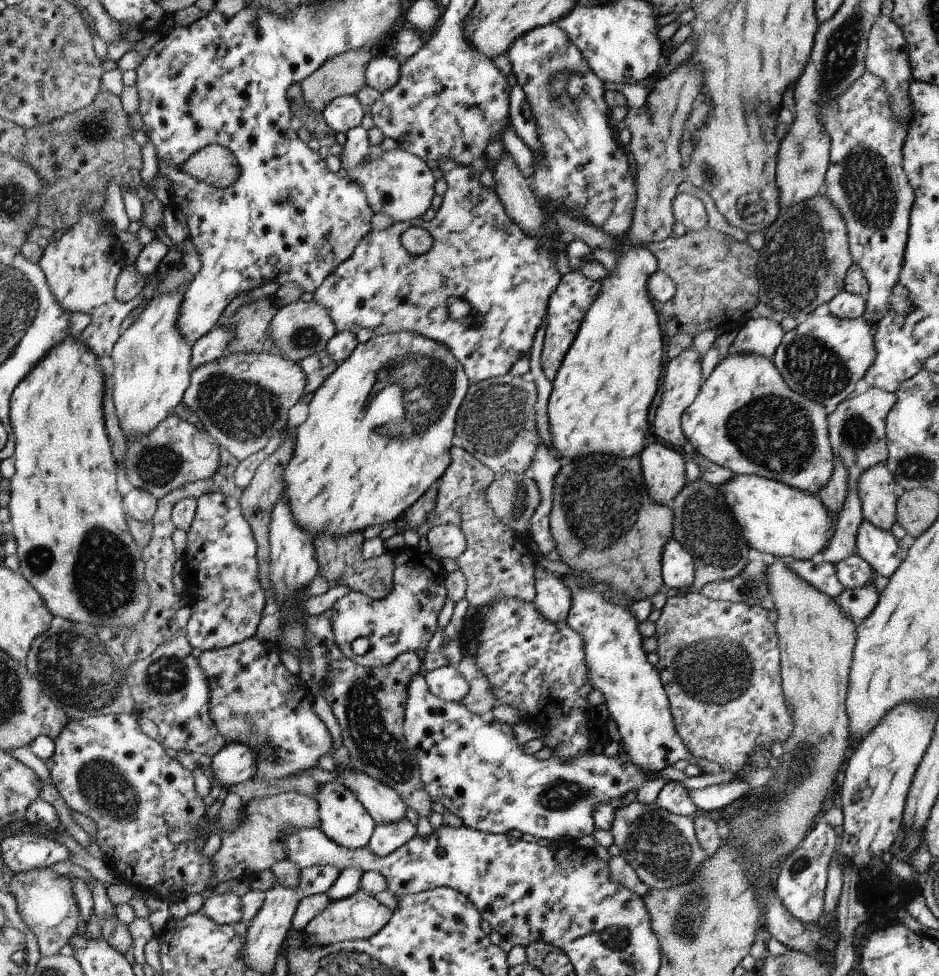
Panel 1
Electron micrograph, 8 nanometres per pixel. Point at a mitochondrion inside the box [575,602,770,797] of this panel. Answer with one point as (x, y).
(701, 676)

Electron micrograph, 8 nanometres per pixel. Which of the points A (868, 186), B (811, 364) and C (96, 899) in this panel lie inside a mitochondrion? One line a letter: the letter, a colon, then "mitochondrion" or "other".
A: mitochondrion
B: mitochondrion
C: other

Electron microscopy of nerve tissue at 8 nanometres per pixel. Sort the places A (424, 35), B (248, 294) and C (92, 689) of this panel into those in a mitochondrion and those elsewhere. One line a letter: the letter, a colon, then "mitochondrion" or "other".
A: other
B: other
C: mitochondrion

